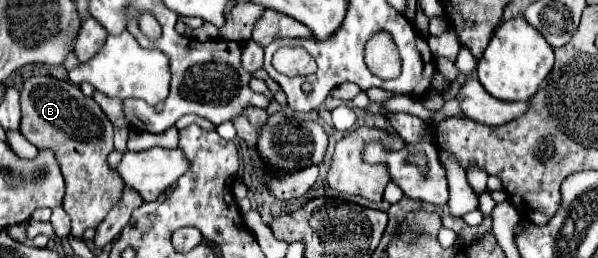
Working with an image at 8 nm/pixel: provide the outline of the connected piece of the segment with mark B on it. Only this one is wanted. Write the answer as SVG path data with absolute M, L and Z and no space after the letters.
M32 76L20 92L22 102L22 136L38 150L52 150L66 180L64 210L72 218L70 234L82 240L86 228L96 228L110 208L120 200L122 180L108 166L106 158L114 150L114 128L102 108L80 92L78 86L50 76Z

